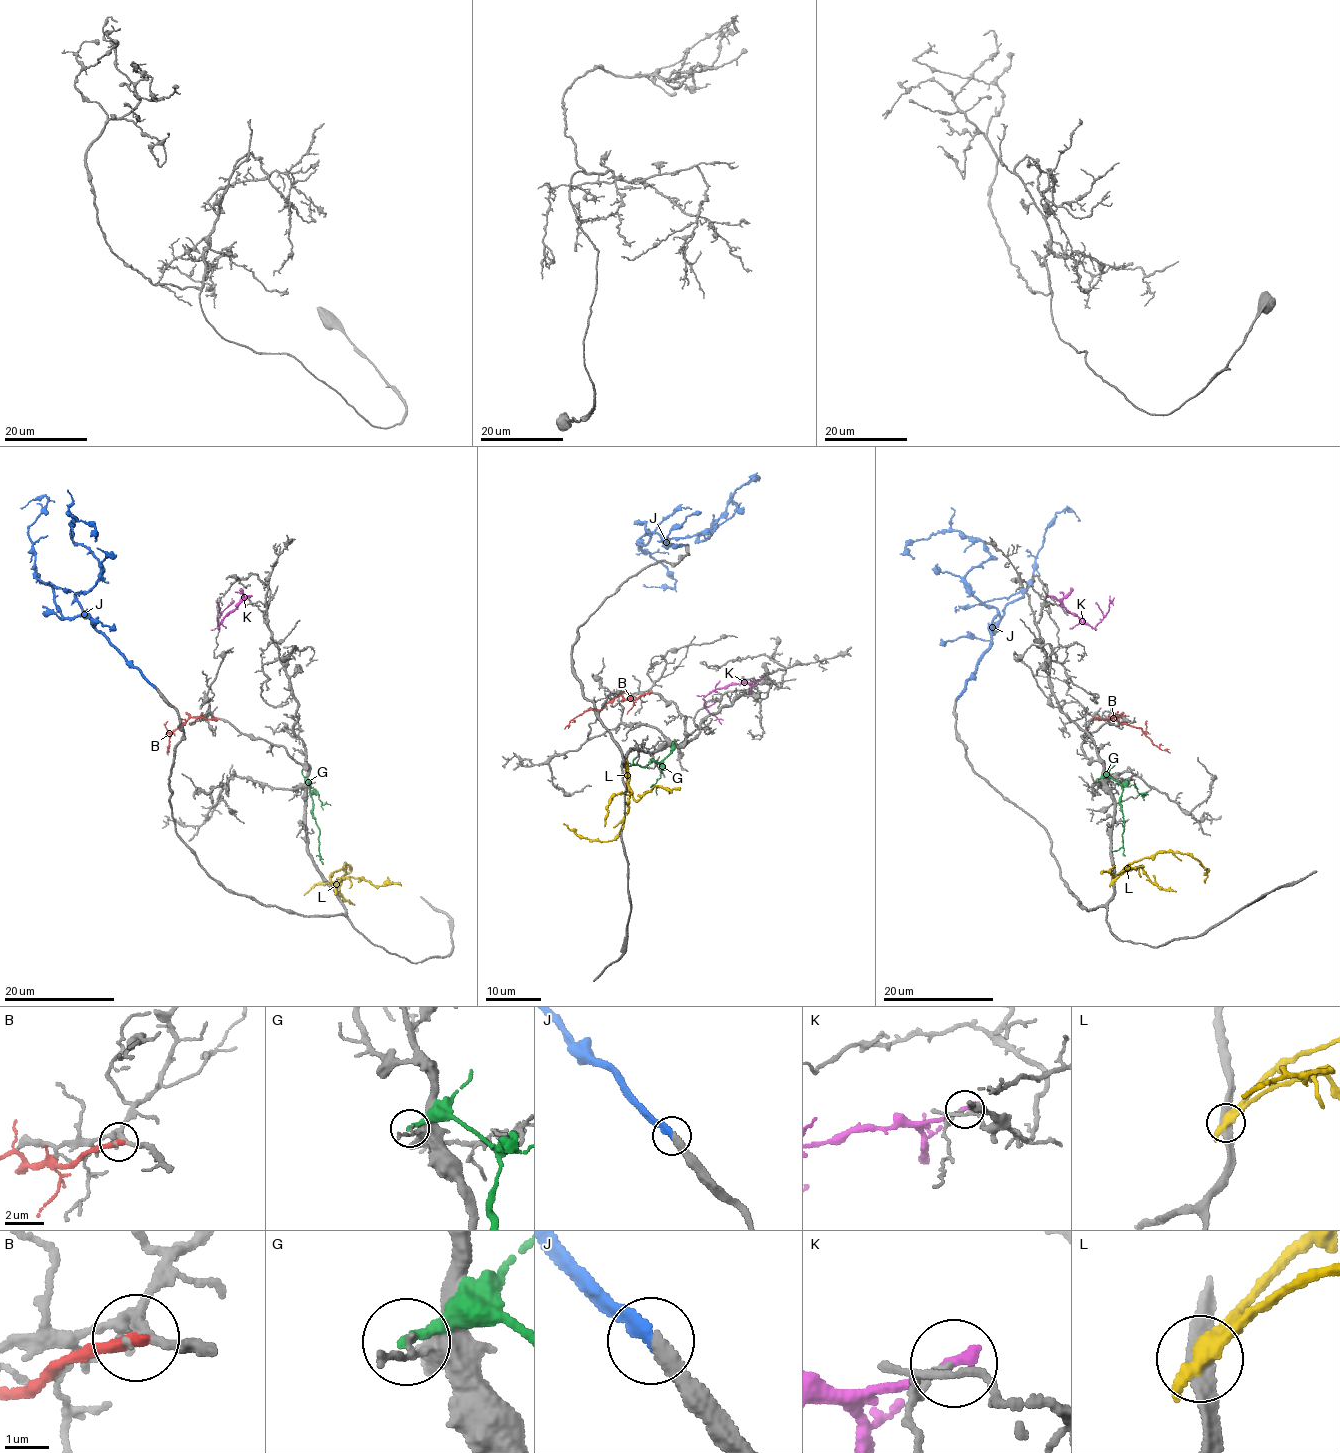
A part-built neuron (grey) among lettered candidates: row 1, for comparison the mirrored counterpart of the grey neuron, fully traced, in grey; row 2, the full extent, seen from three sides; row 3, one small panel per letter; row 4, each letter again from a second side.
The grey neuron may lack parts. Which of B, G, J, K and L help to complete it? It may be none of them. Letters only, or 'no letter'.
J

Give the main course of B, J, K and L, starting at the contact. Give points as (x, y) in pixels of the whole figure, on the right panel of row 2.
B: (1095, 718), (1118, 717), (1117, 720), (1138, 727), (1162, 750), (1170, 753)
J: (956, 700), (996, 612), (967, 572), (992, 556), (939, 531), (906, 546), (914, 559)
K: (1049, 596), (1061, 601), (1066, 610), (1093, 627), (1114, 597)
L: (1113, 881), (1133, 861), (1162, 852), (1179, 852), (1188, 854), (1208, 869), (1205, 883)

